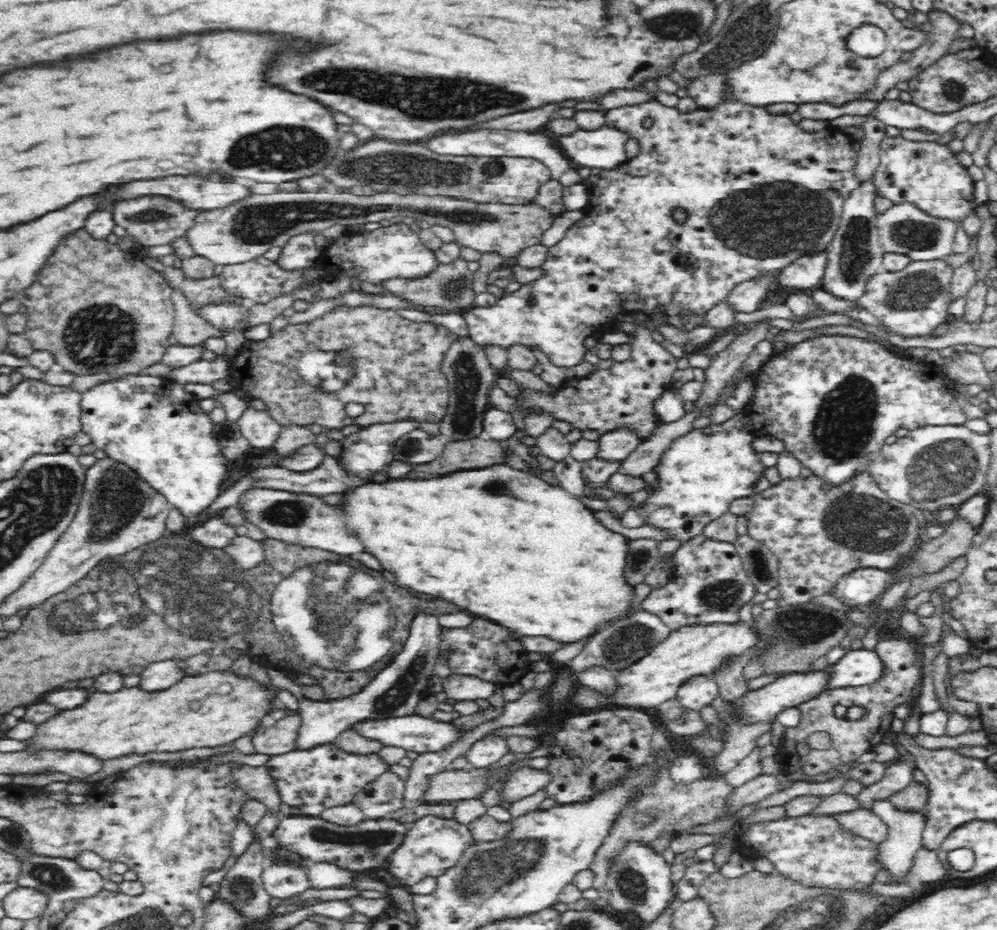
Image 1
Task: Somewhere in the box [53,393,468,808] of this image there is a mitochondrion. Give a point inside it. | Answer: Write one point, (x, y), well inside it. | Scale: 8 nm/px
(118, 499)

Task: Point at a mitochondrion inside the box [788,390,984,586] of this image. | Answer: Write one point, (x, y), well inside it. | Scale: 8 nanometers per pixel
(944, 468)

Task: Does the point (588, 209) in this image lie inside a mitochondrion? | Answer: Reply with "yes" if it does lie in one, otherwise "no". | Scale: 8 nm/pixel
no

